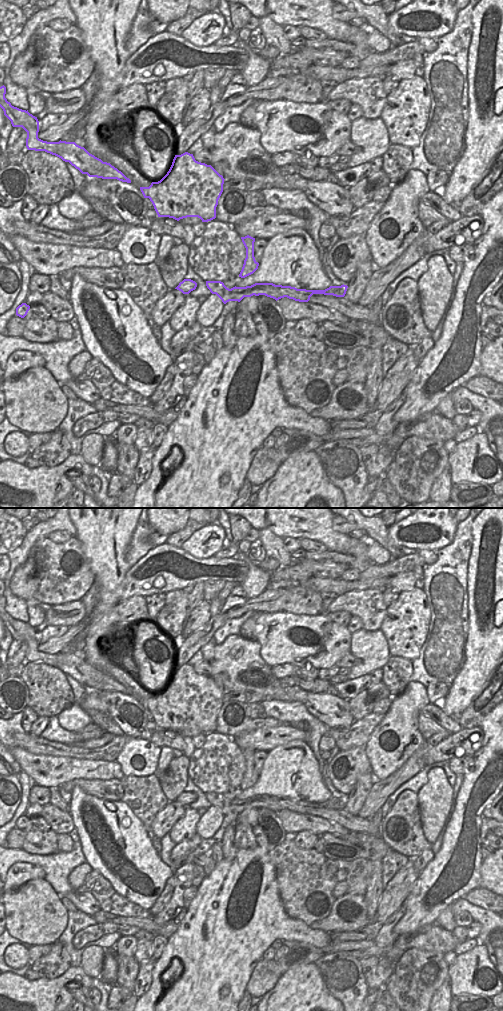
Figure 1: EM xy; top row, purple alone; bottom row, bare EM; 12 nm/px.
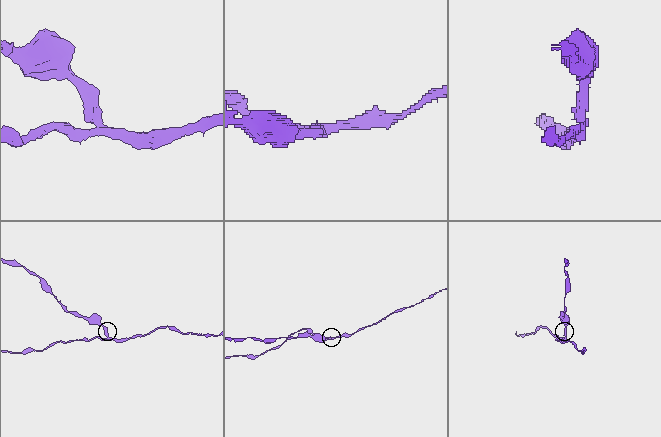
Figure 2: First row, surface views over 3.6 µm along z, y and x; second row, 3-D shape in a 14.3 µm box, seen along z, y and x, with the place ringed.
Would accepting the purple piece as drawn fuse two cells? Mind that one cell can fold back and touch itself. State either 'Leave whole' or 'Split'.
Split

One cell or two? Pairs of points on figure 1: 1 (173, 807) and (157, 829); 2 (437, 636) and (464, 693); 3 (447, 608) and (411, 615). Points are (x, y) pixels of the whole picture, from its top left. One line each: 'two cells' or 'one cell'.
1: one cell
2: two cells
3: two cells

